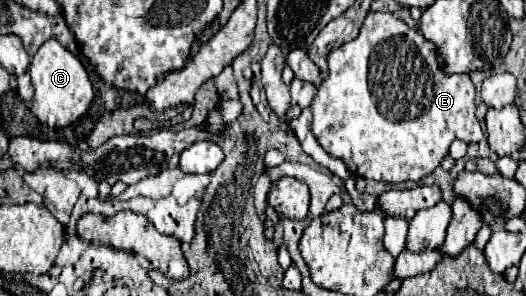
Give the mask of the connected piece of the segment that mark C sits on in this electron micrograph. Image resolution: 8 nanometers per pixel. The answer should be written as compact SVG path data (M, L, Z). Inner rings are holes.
M46 40L38 48L38 52L32 56L30 62L30 76L34 86L34 100L30 110L38 118L38 122L46 124L48 128L70 126L74 120L84 116L94 102L94 88L86 68L58 40Z

